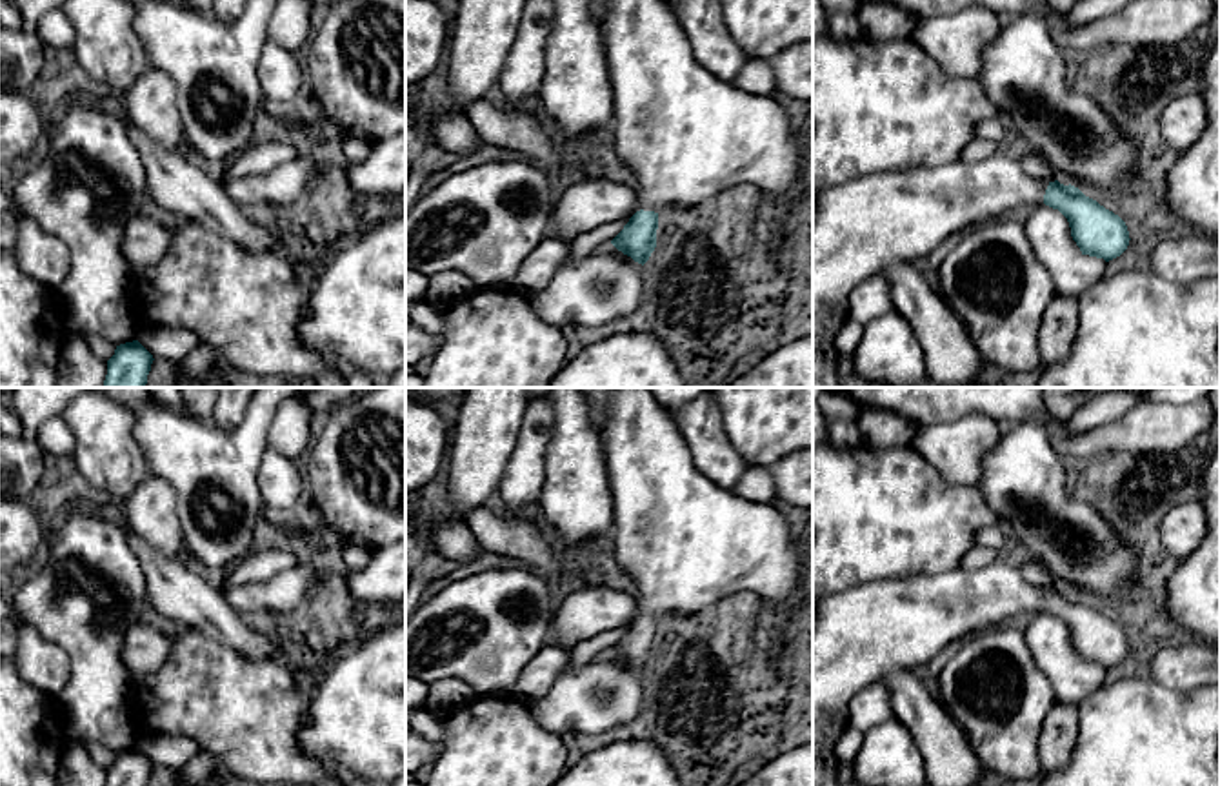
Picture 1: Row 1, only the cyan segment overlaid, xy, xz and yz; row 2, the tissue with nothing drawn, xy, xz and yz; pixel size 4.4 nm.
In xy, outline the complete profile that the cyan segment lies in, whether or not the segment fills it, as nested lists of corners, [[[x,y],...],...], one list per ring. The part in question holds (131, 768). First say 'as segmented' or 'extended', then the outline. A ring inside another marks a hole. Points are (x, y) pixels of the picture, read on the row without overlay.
as segmented; [[[138,748],[120,751],[107,768],[105,786],[147,786],[153,768]]]

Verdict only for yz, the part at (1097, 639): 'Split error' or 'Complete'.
Split error

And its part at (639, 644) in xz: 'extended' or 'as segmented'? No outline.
extended

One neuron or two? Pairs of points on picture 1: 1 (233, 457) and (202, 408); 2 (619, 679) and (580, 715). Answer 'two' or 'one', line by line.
1: two
2: one

